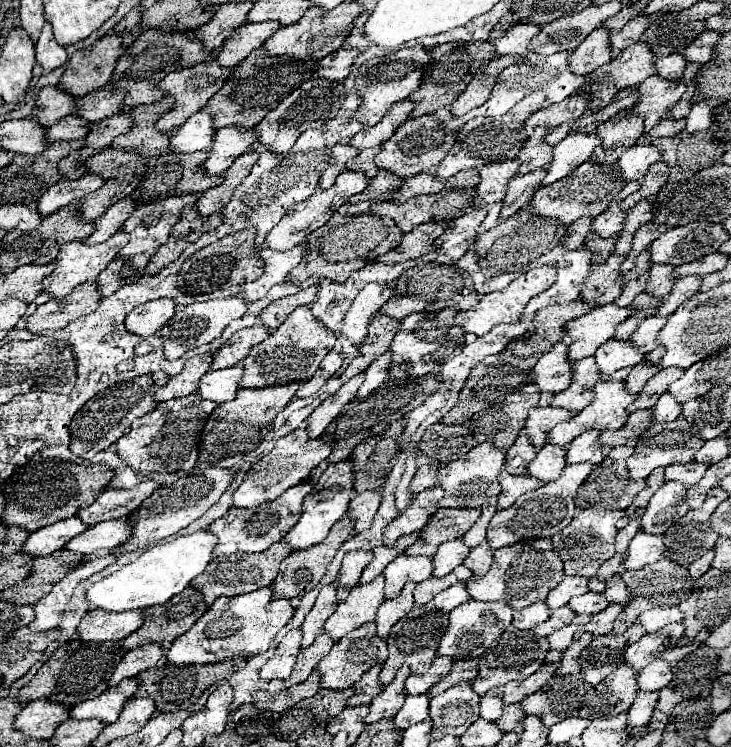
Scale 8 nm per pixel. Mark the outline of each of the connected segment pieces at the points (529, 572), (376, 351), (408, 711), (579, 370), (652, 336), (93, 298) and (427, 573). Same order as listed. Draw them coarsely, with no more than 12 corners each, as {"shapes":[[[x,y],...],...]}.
{"shapes":[[[549,537],[495,551],[489,573],[469,579],[479,601],[515,611],[545,601],[565,577]],[[375,315],[359,357],[347,365],[343,383],[387,353],[401,323]],[[407,695],[395,717],[407,729],[429,717],[427,695]],[[595,357],[575,361],[573,383],[551,405],[581,411],[601,373]],[[647,317],[631,341],[649,353],[659,347],[657,333],[665,317]],[[81,283],[63,301],[47,301],[27,329],[63,329],[103,301],[97,283]],[[401,555],[385,569],[385,595],[433,575],[429,557]]]}

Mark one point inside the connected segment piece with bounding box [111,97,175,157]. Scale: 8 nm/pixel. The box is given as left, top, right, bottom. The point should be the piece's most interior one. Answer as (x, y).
(144, 136)

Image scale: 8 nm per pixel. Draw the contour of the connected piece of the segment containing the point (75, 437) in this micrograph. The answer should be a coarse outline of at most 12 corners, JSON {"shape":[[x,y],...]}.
{"shape":[[159,371],[101,391],[71,421],[71,451],[93,459],[157,407]]}

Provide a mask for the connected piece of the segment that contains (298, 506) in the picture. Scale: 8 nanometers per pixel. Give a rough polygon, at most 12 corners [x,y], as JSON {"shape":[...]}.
{"shape":[[309,481],[253,509],[231,507],[209,531],[215,557],[265,551],[299,521]]}

